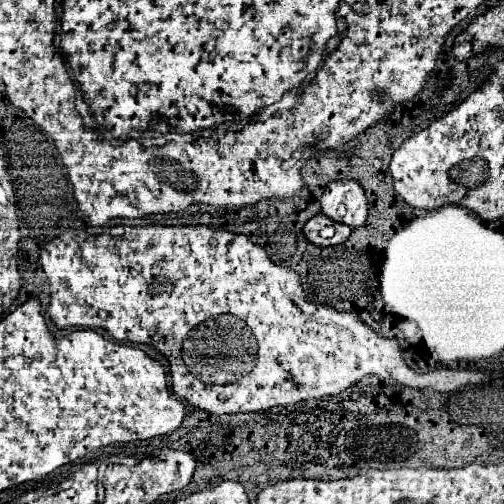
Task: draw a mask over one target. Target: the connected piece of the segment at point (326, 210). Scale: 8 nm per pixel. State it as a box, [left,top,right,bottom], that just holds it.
[321,180,367,228]

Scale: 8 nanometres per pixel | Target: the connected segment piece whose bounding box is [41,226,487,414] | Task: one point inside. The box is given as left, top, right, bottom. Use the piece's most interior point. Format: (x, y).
(158, 284)

